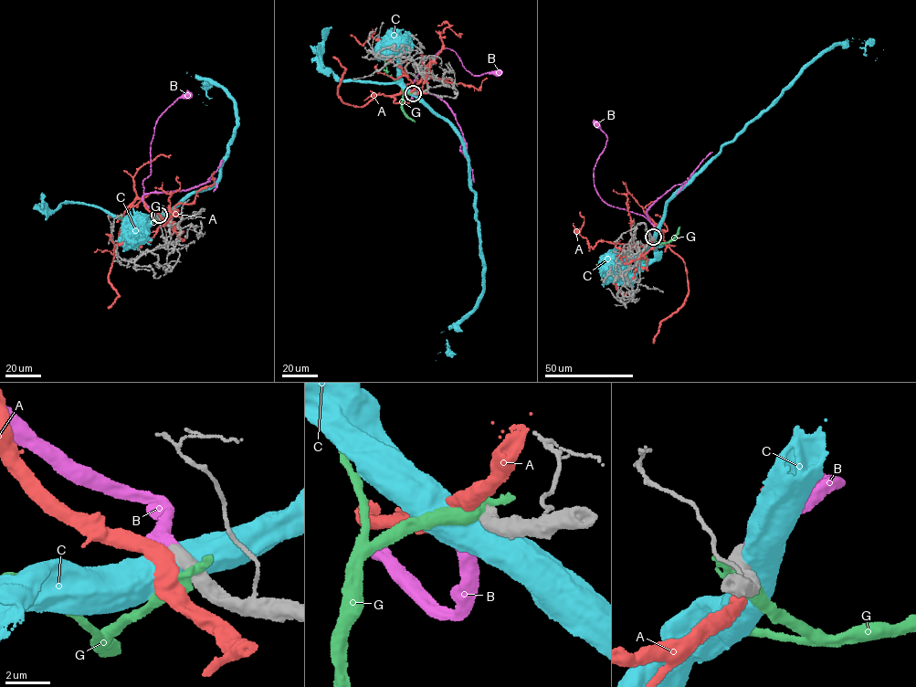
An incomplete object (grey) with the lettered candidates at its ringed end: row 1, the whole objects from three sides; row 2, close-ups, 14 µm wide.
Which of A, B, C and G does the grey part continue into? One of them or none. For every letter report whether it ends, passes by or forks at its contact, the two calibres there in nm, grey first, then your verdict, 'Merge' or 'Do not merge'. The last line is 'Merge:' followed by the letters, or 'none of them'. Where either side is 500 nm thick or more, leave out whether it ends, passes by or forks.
A: Thickness 550 nm (grey) against 440 nm. Do not merge
B: Thickness 550 nm (grey) against 360 nm. Merge
C: Thickness 700 nm (grey) against 750 nm. Do not merge
G: Thickness 500 nm (grey) against 440 nm. Do not merge
Merge: B

